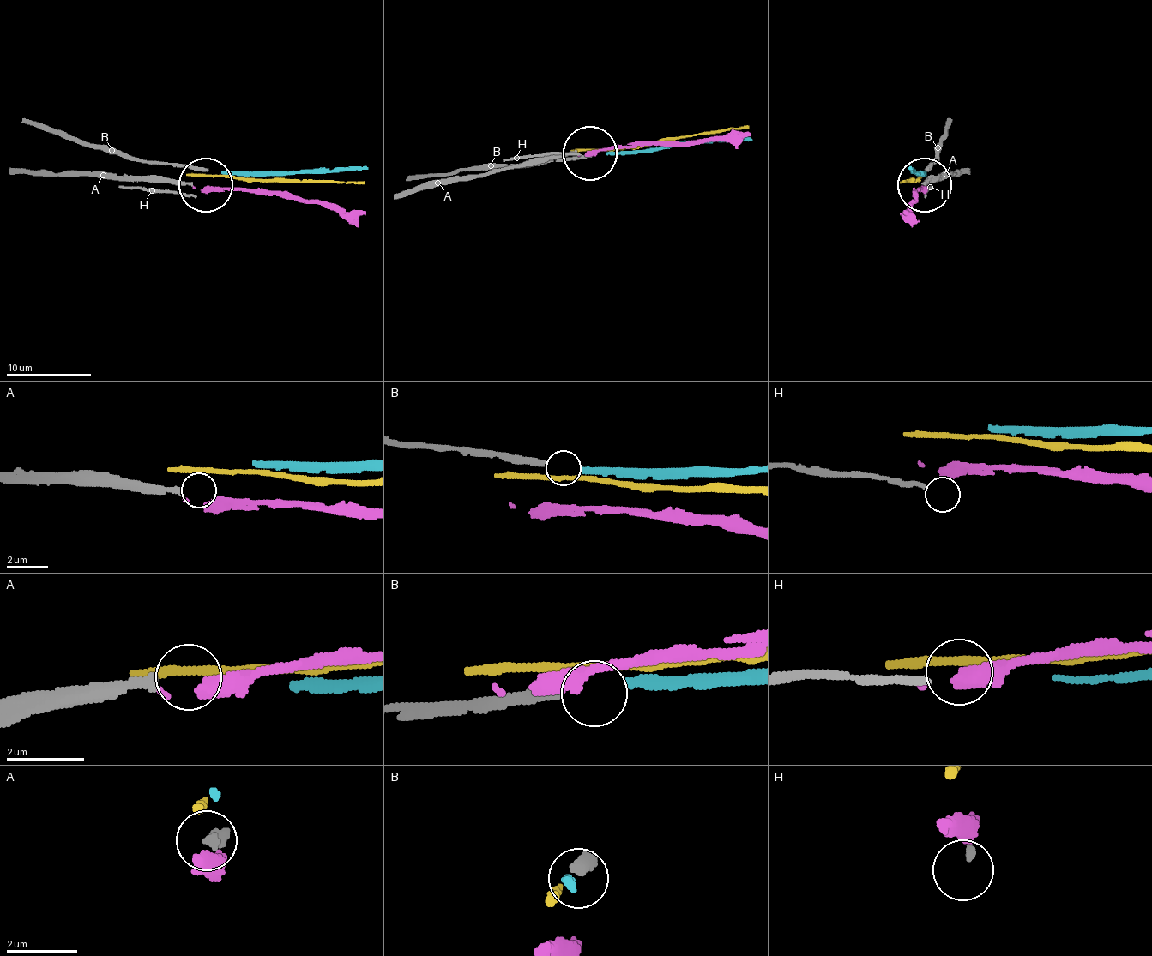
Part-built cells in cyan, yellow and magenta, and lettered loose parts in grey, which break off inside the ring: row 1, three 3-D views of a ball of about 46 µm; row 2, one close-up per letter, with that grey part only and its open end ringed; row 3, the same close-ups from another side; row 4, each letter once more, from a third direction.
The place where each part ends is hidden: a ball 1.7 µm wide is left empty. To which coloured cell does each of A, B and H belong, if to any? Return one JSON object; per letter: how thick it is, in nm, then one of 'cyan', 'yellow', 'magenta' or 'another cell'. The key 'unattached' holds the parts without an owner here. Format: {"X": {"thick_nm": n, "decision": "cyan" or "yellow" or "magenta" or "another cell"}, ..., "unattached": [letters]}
{"A": {"thick_nm": 280, "decision": "another cell"}, "B": {"thick_nm": 260, "decision": "cyan"}, "H": {"thick_nm": 200, "decision": "another cell"}, "unattached": ["A", "H"]}

